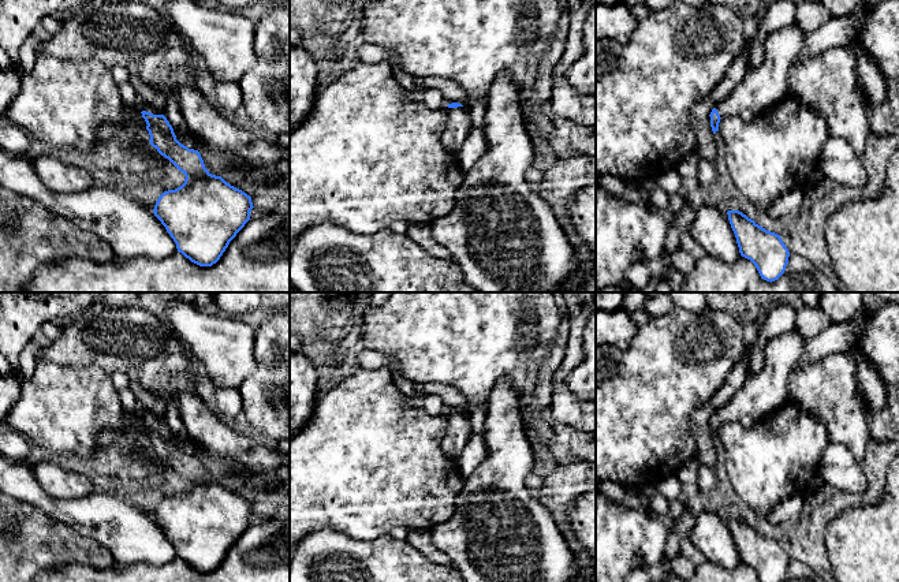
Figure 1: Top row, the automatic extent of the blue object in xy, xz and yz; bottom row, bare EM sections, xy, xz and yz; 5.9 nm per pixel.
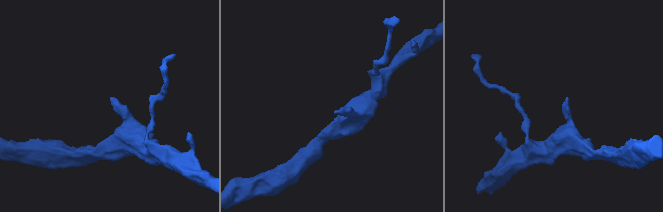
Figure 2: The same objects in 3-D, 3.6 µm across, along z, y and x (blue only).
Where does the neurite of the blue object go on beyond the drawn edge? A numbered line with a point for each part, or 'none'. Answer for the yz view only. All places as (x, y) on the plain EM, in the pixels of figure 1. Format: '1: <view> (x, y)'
1: yz (767, 390)

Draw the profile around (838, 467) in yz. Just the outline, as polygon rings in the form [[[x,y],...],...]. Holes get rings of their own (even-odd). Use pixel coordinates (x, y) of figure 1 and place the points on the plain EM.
[[[828,443],[816,475],[839,492],[862,493],[868,488],[861,462],[855,460],[850,449],[842,444]]]

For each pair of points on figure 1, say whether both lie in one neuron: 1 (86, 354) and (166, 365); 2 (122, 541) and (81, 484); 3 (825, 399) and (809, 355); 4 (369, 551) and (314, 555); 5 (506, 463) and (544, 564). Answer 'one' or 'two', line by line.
1: one
2: two
3: two
4: one
5: one

